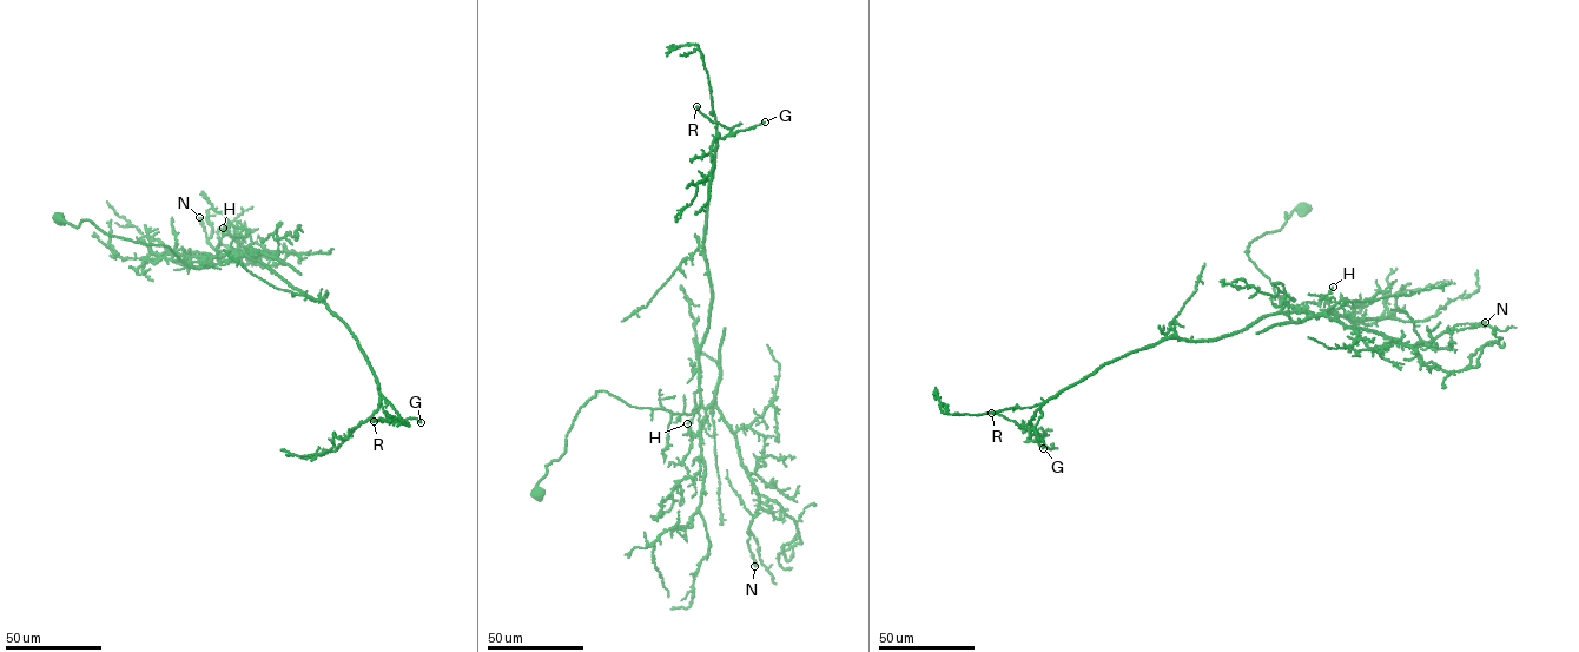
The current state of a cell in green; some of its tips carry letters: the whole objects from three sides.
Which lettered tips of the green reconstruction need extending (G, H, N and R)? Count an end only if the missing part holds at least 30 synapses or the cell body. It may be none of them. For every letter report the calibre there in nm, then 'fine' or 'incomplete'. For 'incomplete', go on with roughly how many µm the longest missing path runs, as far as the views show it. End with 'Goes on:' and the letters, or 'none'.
G: calibre 150 nm; fine
H: calibre 400 nm; fine
N: calibre 440 nm; fine
R: calibre 550 nm; fine
Goes on: none

